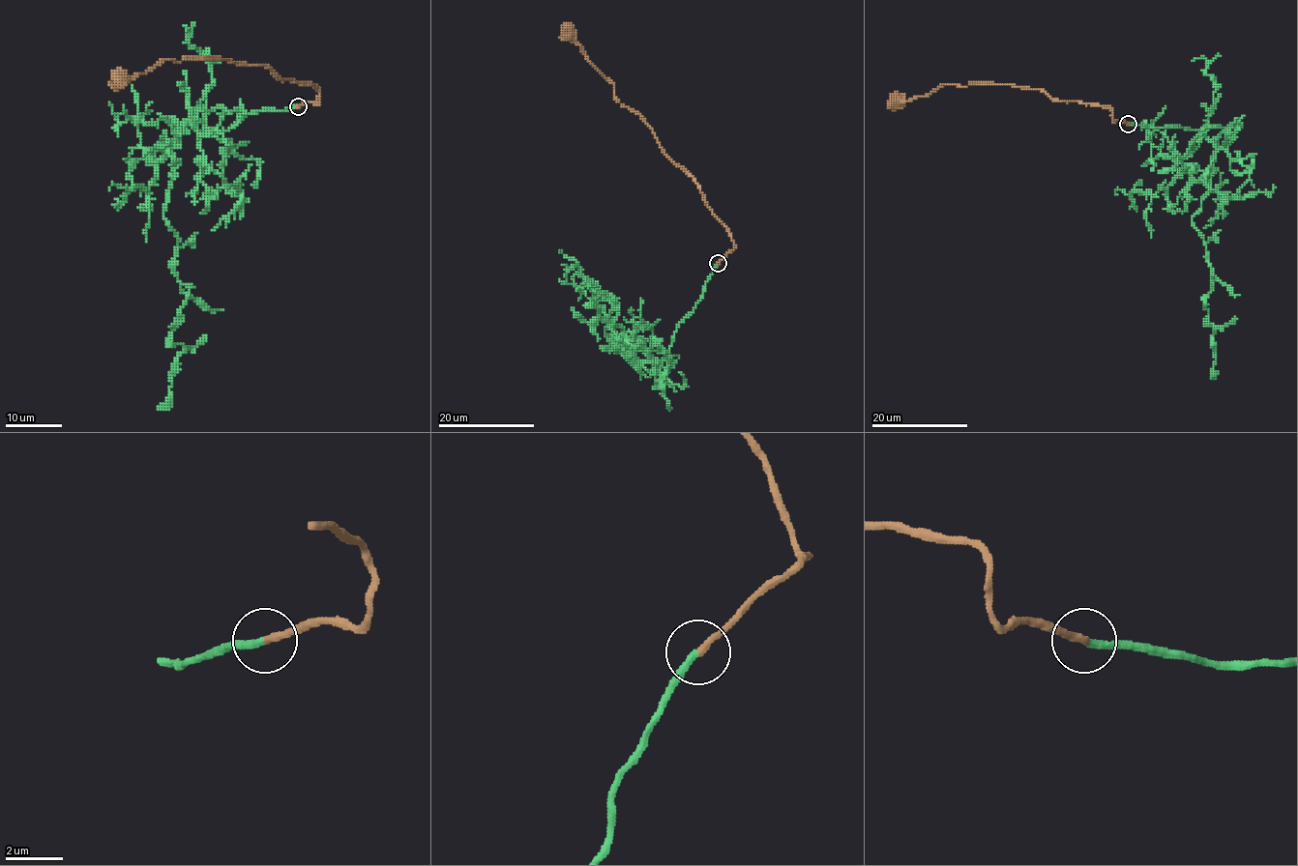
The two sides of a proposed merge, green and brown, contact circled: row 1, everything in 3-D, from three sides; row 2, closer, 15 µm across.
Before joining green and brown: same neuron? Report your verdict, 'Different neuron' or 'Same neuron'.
Same neuron

